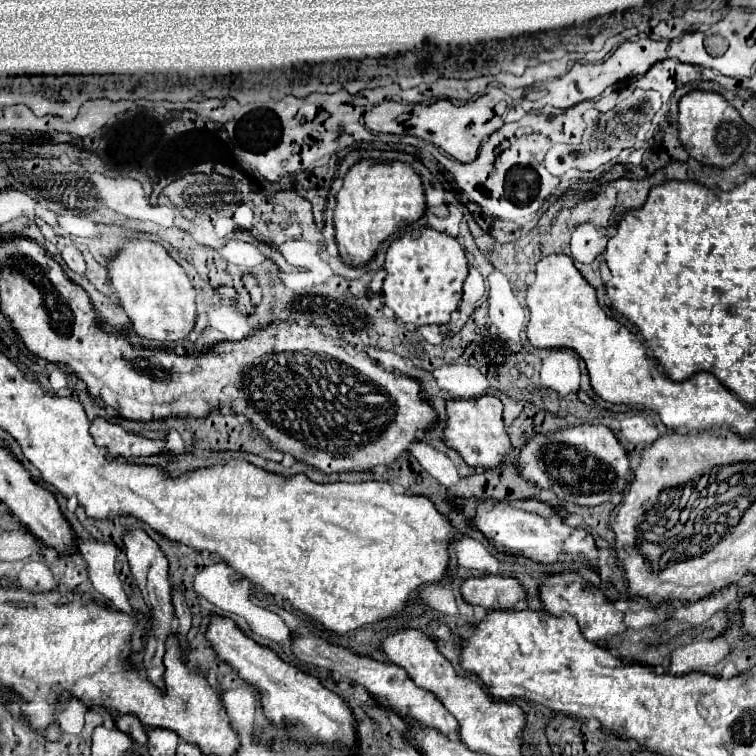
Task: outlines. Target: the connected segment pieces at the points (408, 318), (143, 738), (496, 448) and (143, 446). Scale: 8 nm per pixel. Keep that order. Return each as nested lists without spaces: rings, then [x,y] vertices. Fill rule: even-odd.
[[[425,228],[419,238],[403,236],[389,244],[387,260],[385,260],[385,282],[383,282],[383,300],[395,312],[395,316],[405,324],[425,326],[425,324],[447,324],[451,312],[457,308],[463,296],[463,280],[467,278],[467,258],[465,250],[457,238],[437,232],[433,228]]]
[[[125,714],[125,716],[115,716],[115,726],[125,732],[131,740],[139,742],[139,744],[147,744],[147,734],[145,728],[141,724],[141,720],[133,714]]]
[[[483,394],[471,400],[449,400],[447,402],[447,428],[445,444],[461,454],[471,468],[503,468],[503,462],[511,450],[509,436],[503,424],[503,404],[491,394]]]
[[[95,418],[91,422],[91,436],[97,446],[107,448],[107,456],[117,458],[131,458],[131,456],[147,456],[147,454],[157,454],[157,452],[169,452],[163,444],[163,440],[149,440],[137,434],[125,432],[121,426],[111,424],[103,418]]]

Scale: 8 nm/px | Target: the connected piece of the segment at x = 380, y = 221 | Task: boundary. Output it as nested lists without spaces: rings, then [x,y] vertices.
[[[371,160],[355,162],[343,178],[335,206],[335,240],[339,256],[347,266],[367,264],[377,246],[395,234],[401,226],[419,220],[425,212],[425,194],[419,174],[405,162],[375,164]]]

